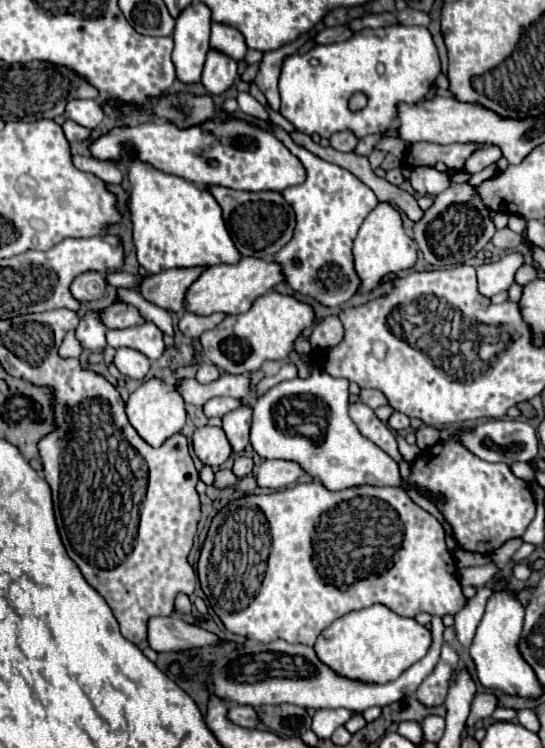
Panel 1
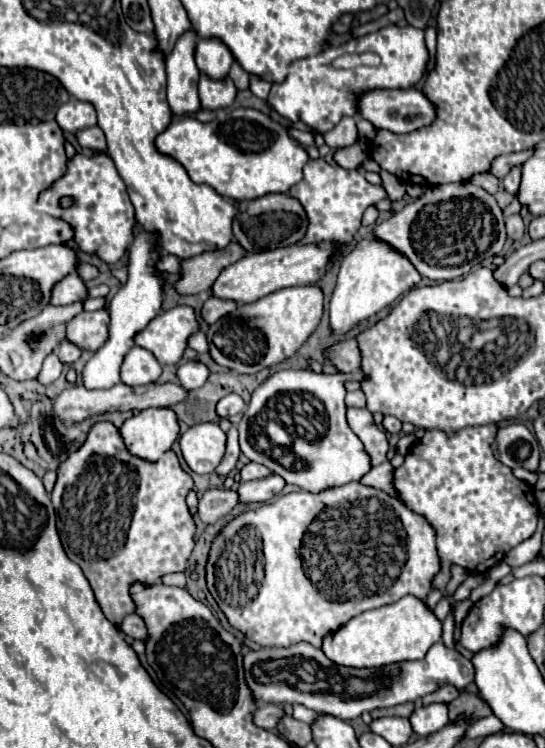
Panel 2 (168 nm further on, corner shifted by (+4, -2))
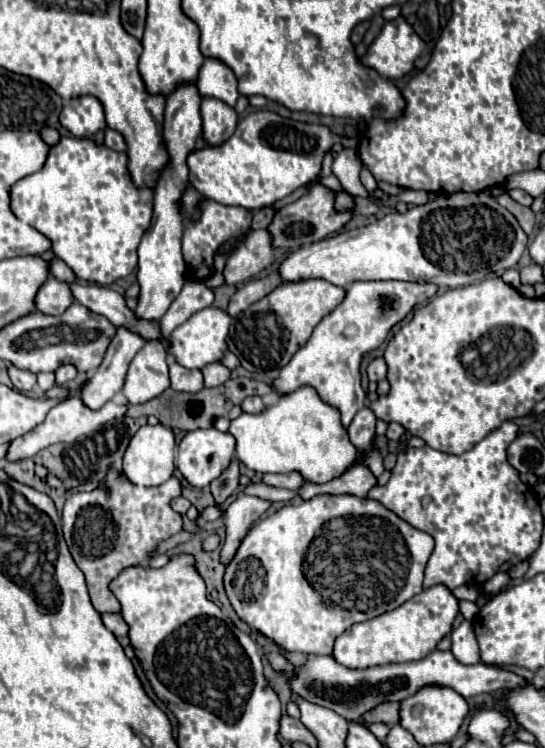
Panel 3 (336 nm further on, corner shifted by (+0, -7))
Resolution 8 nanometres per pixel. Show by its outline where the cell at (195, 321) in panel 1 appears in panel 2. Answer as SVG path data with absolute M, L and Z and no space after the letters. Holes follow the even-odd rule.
M210 297L210 299L208 299L204 305L202 305L200 315L202 315L204 323L212 325L212 323L216 323L218 319L222 319L224 315L232 313L234 309L236 309L236 303L234 303L234 301L222 301L222 299Z

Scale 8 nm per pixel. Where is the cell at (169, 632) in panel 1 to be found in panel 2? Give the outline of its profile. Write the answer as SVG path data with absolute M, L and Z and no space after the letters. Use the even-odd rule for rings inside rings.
M136 613L126 615L120 629L132 639L140 639L140 641L148 639L148 629L144 627L144 619L140 619L140 615L136 615Z

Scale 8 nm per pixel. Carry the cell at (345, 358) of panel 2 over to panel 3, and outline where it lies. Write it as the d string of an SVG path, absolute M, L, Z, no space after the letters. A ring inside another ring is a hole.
M382 358L372 360L370 366L368 366L368 378L370 378L370 382L384 380L386 378L386 372L388 372L388 366L386 366L386 362Z

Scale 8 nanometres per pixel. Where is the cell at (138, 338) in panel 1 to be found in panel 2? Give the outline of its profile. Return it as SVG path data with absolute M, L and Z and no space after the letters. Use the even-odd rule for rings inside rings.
M174 307L164 311L136 335L136 345L152 351L160 365L174 365L186 349L188 335L198 331L192 307Z

